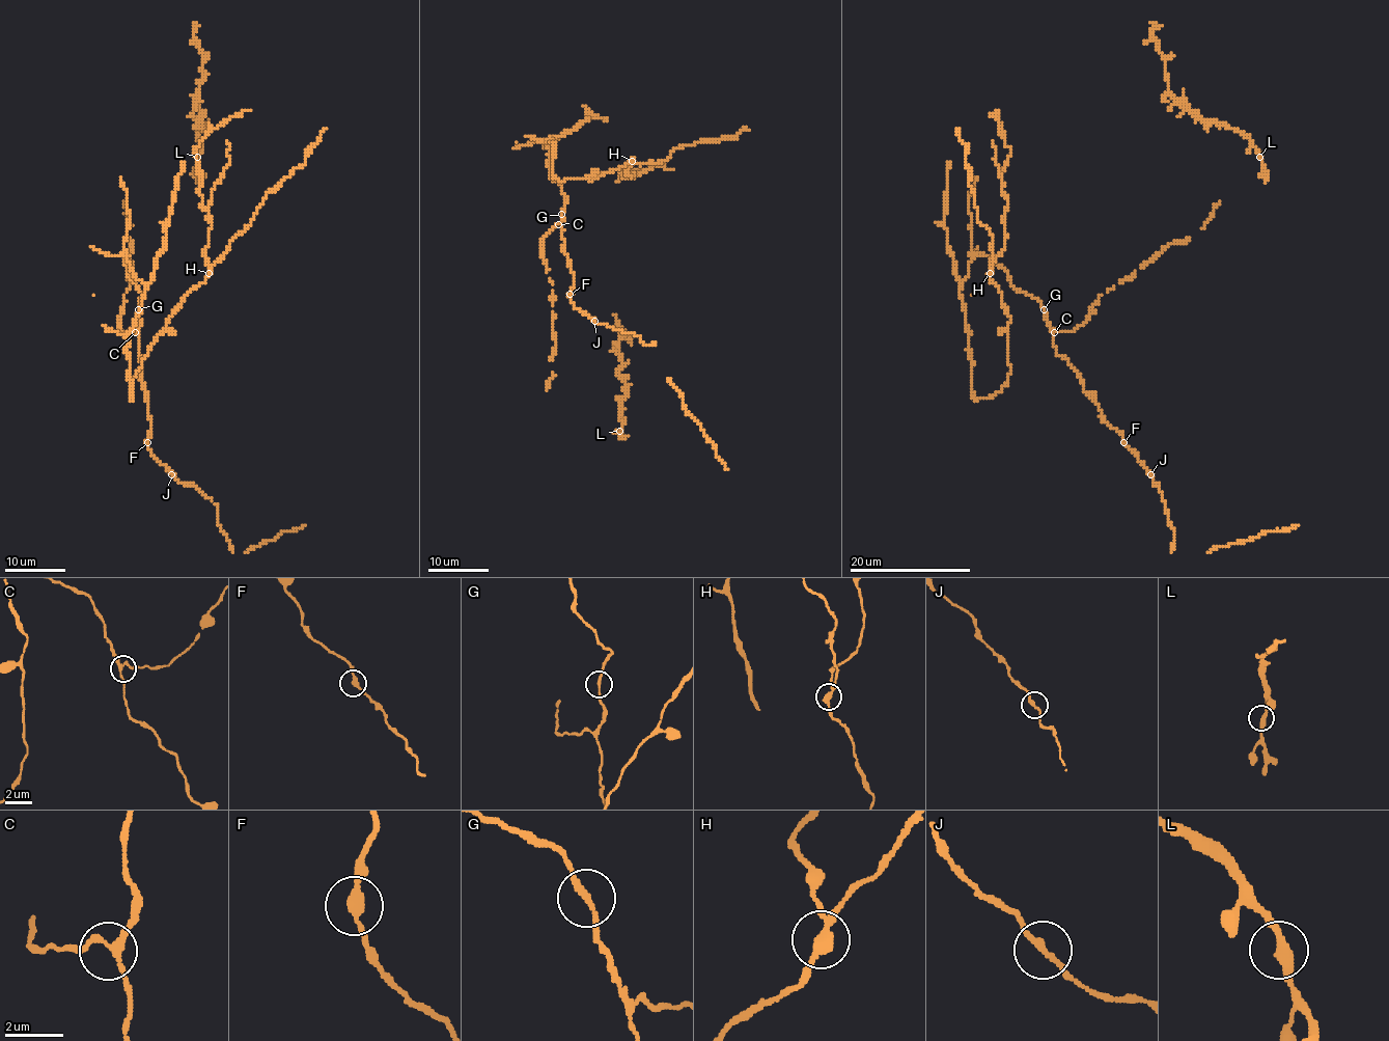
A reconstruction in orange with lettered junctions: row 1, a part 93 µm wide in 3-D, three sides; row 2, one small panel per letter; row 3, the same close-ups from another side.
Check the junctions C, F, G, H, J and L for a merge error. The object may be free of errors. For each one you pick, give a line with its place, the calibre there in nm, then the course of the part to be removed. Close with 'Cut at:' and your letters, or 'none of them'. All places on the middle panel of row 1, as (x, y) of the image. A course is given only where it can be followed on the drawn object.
H: at (632, 161); 240 nm thick; foreign part runs (632, 161), (626, 171), (634, 174), (624, 177), (622, 171), (617, 181), (622, 174), (654, 165), (674, 168)
Cut at: H

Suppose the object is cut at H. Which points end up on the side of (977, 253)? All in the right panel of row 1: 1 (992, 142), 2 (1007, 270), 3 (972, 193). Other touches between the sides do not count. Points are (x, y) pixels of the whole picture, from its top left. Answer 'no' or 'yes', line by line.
1: no
2: yes
3: yes

